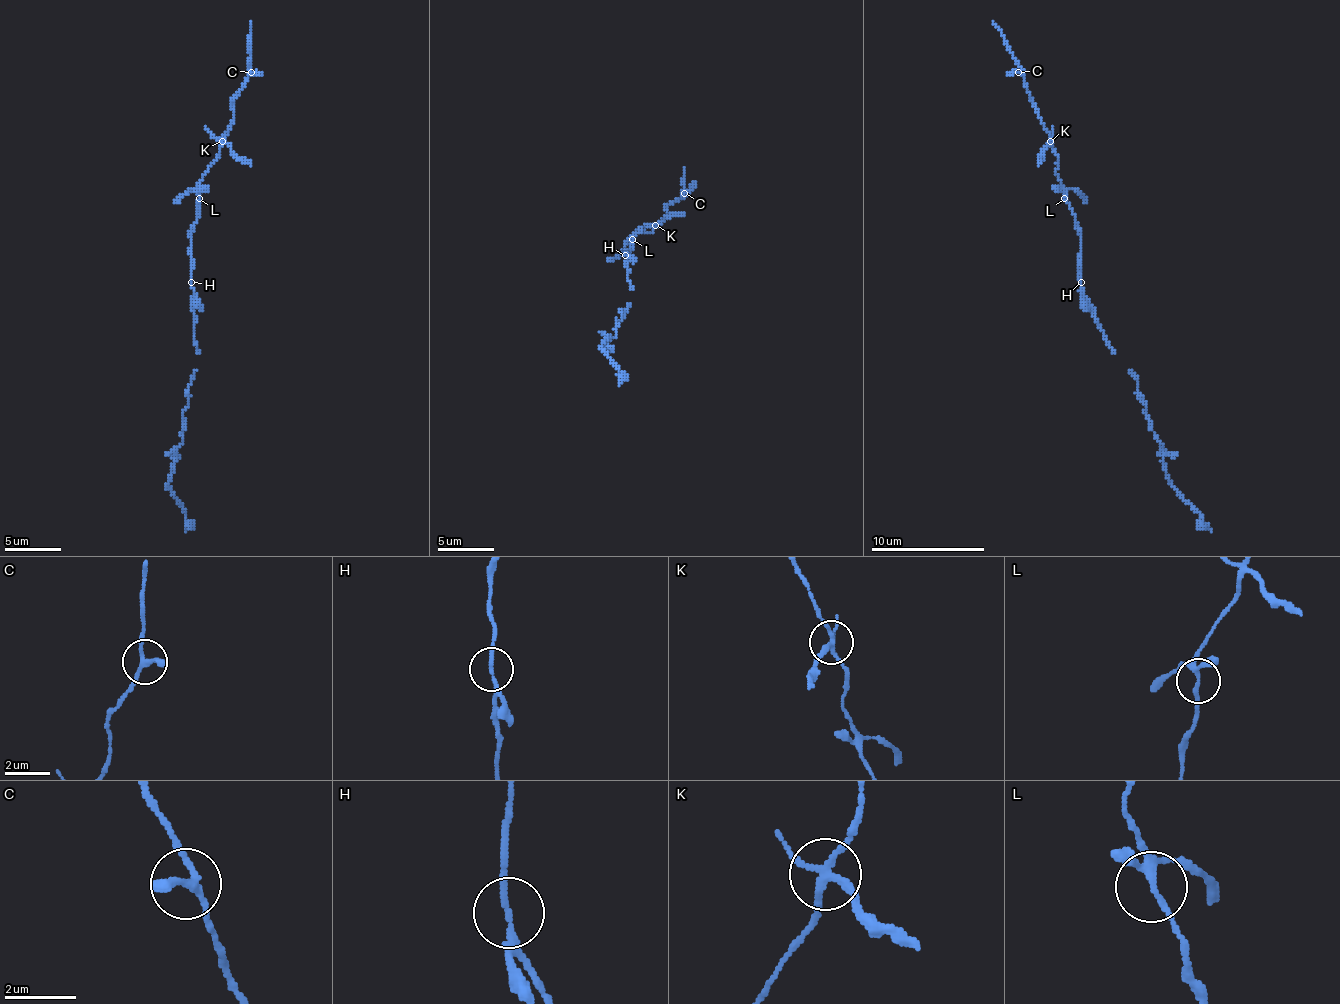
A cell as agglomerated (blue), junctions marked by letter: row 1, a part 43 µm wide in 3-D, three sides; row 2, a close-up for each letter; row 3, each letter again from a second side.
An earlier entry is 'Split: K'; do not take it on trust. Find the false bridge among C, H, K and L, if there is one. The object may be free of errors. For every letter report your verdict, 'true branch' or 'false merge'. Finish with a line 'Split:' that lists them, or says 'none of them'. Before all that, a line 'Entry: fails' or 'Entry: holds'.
Entry: holds
C: true branch
H: true branch
K: false merge
L: true branch
Split: K

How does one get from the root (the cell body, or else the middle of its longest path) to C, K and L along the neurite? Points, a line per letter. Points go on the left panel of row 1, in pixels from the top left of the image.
C: (191, 282), (191, 228), (197, 220), (200, 180), (222, 146), (222, 138), (234, 120), (234, 98), (251, 72)
K: (191, 282), (191, 228), (197, 220), (200, 180), (217, 157), (222, 140)
L: (191, 282), (191, 228), (197, 220), (200, 197)

